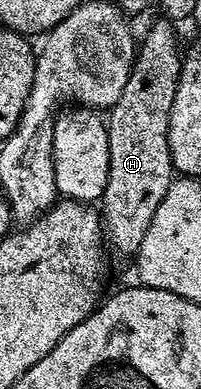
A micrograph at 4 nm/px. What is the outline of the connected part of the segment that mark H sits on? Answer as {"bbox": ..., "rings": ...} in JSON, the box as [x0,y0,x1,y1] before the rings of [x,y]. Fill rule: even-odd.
{"bbox":[101,18,181,256],"rings":[[[166,18],[159,20],[138,40],[135,64],[121,97],[109,108],[105,126],[109,137],[109,177],[101,200],[101,226],[106,242],[123,255],[134,256],[157,209],[171,187],[169,113],[179,80],[181,47]]]}

